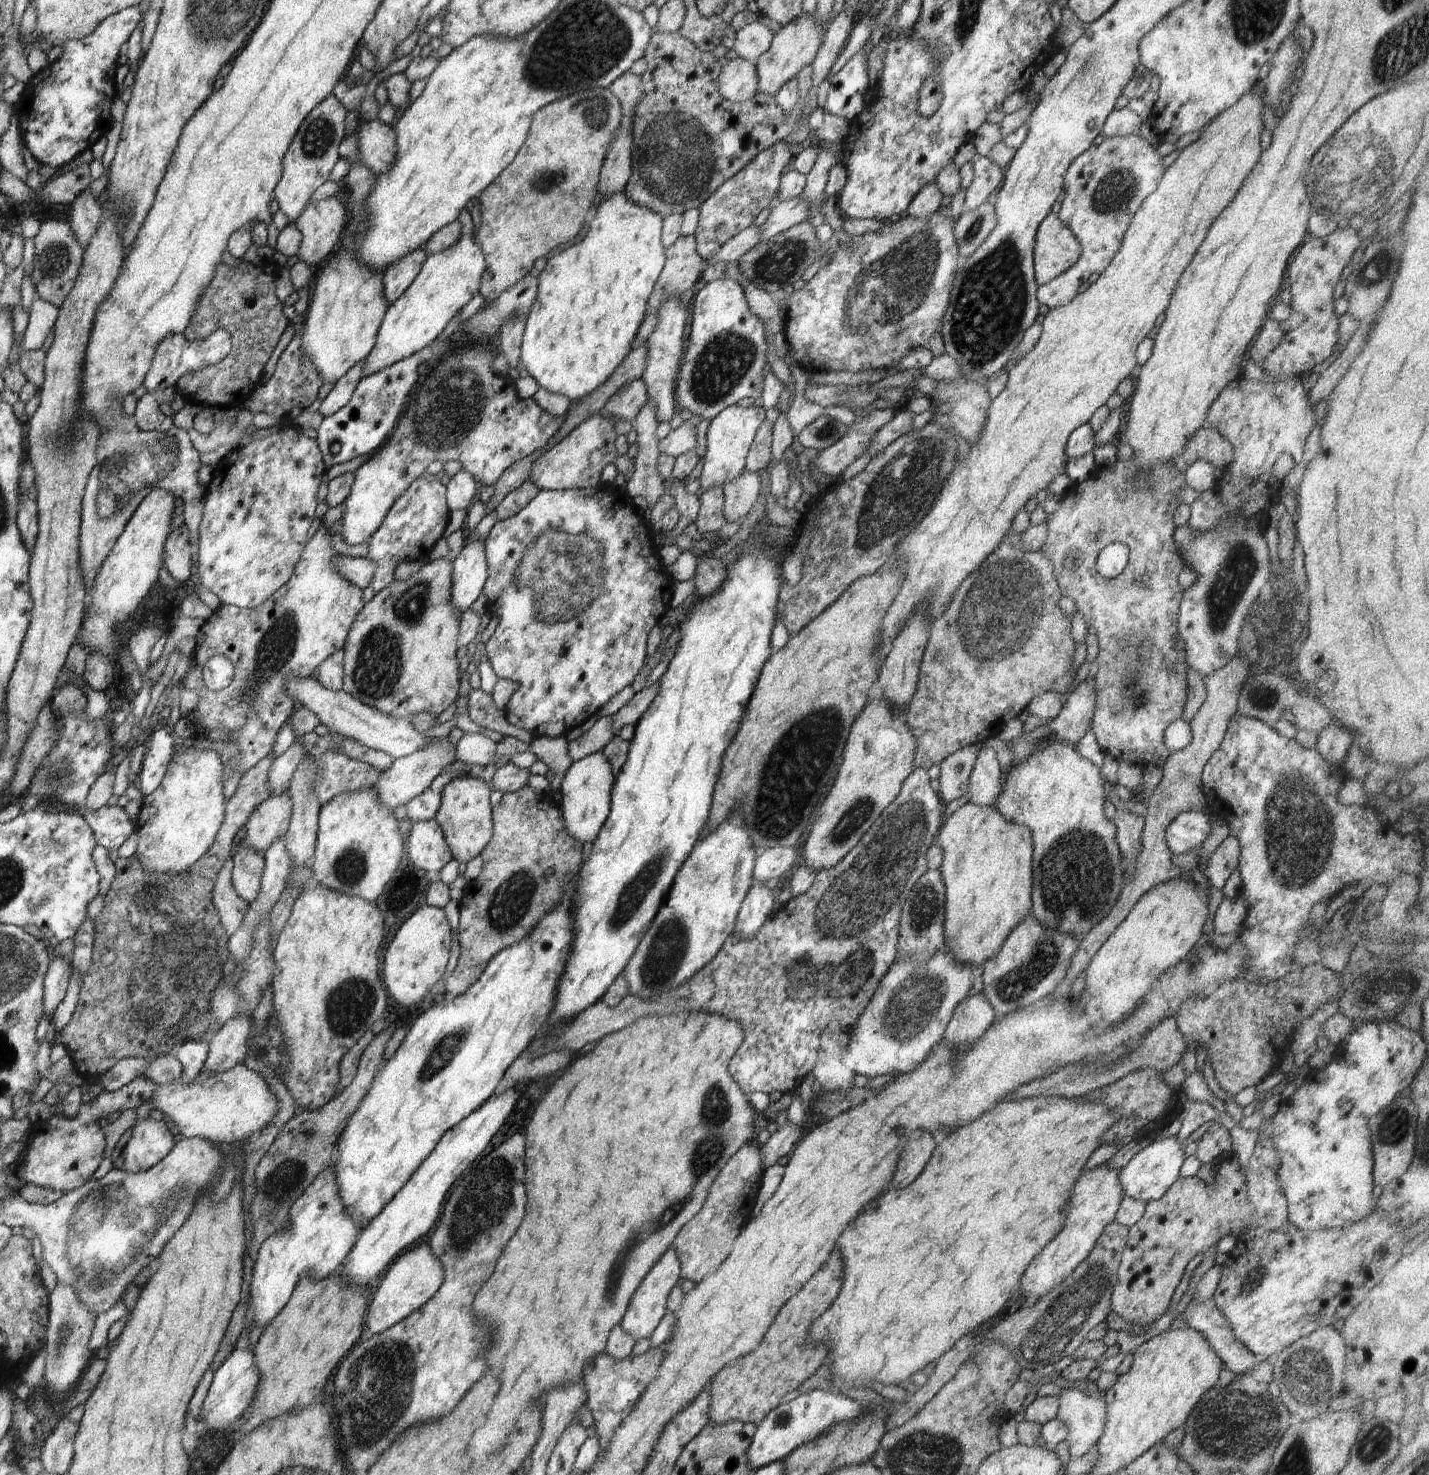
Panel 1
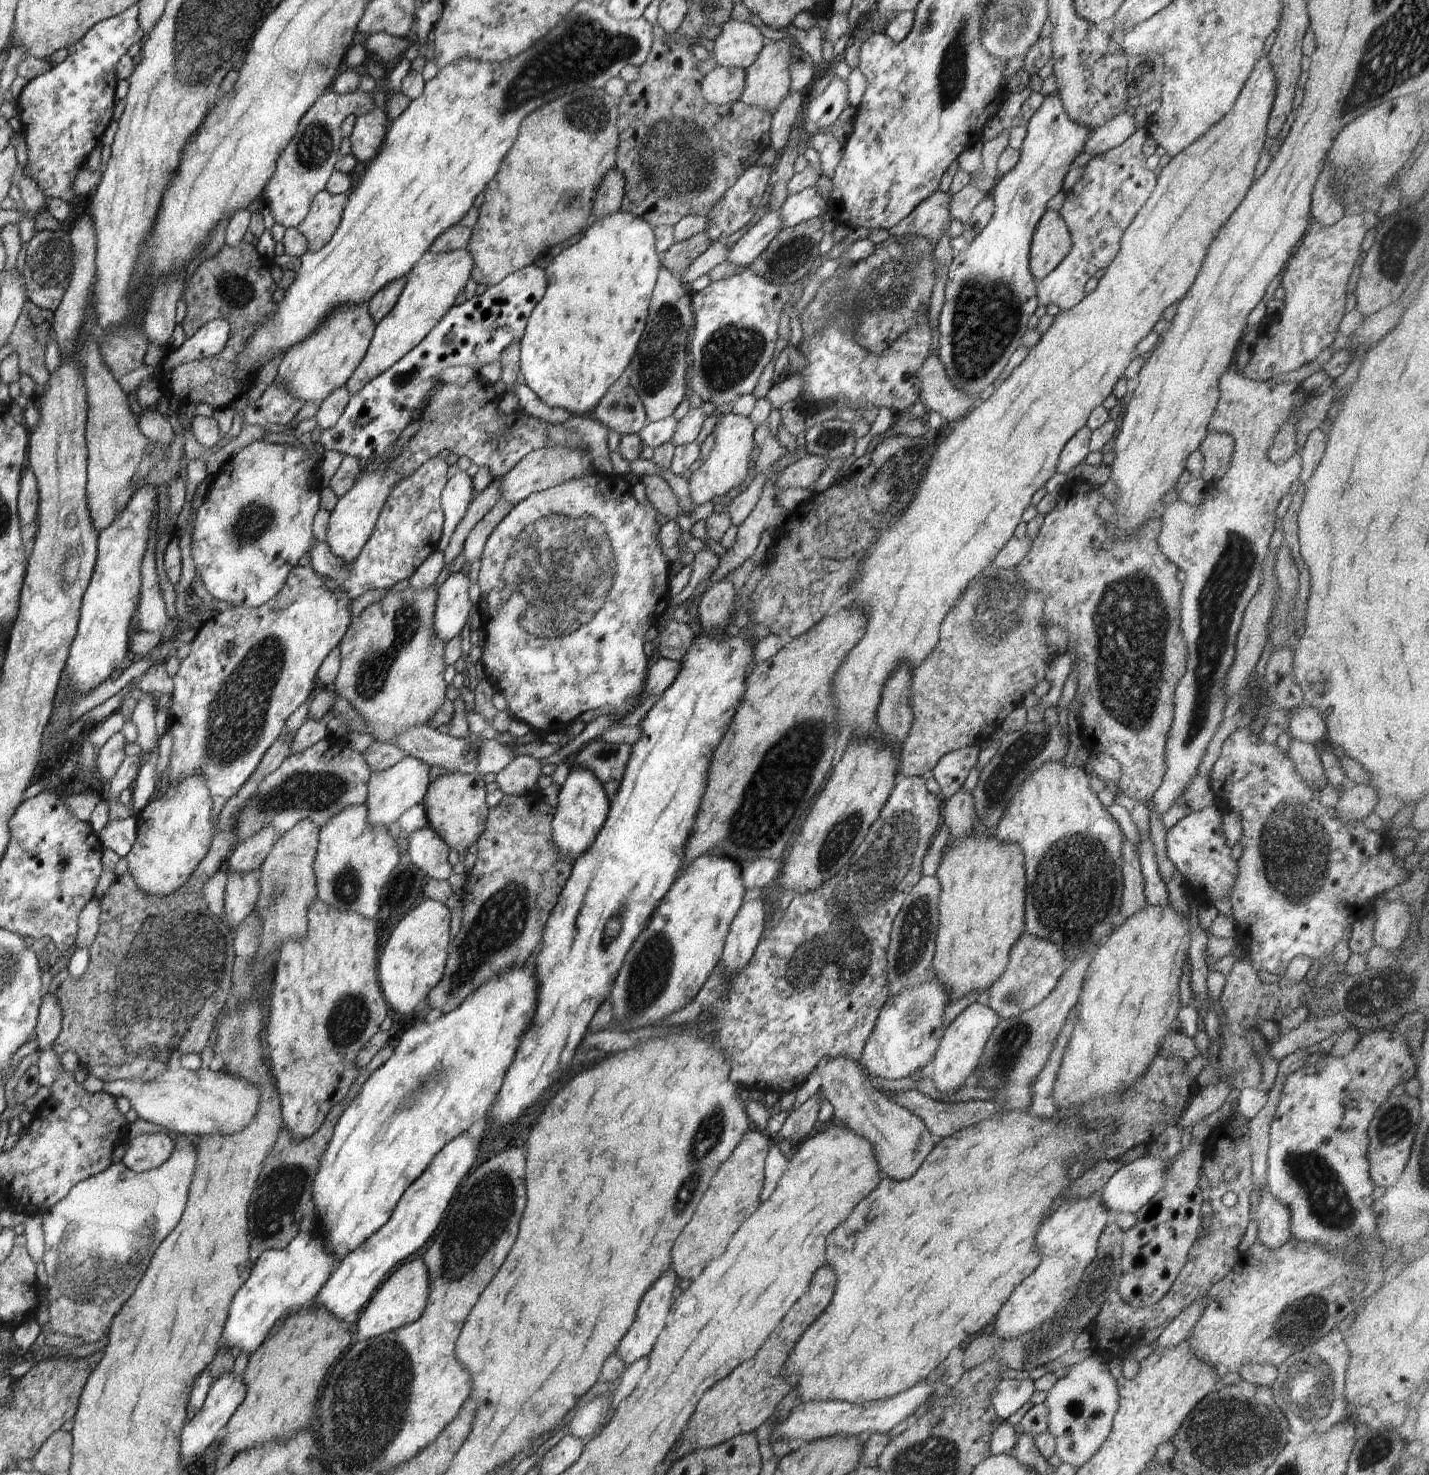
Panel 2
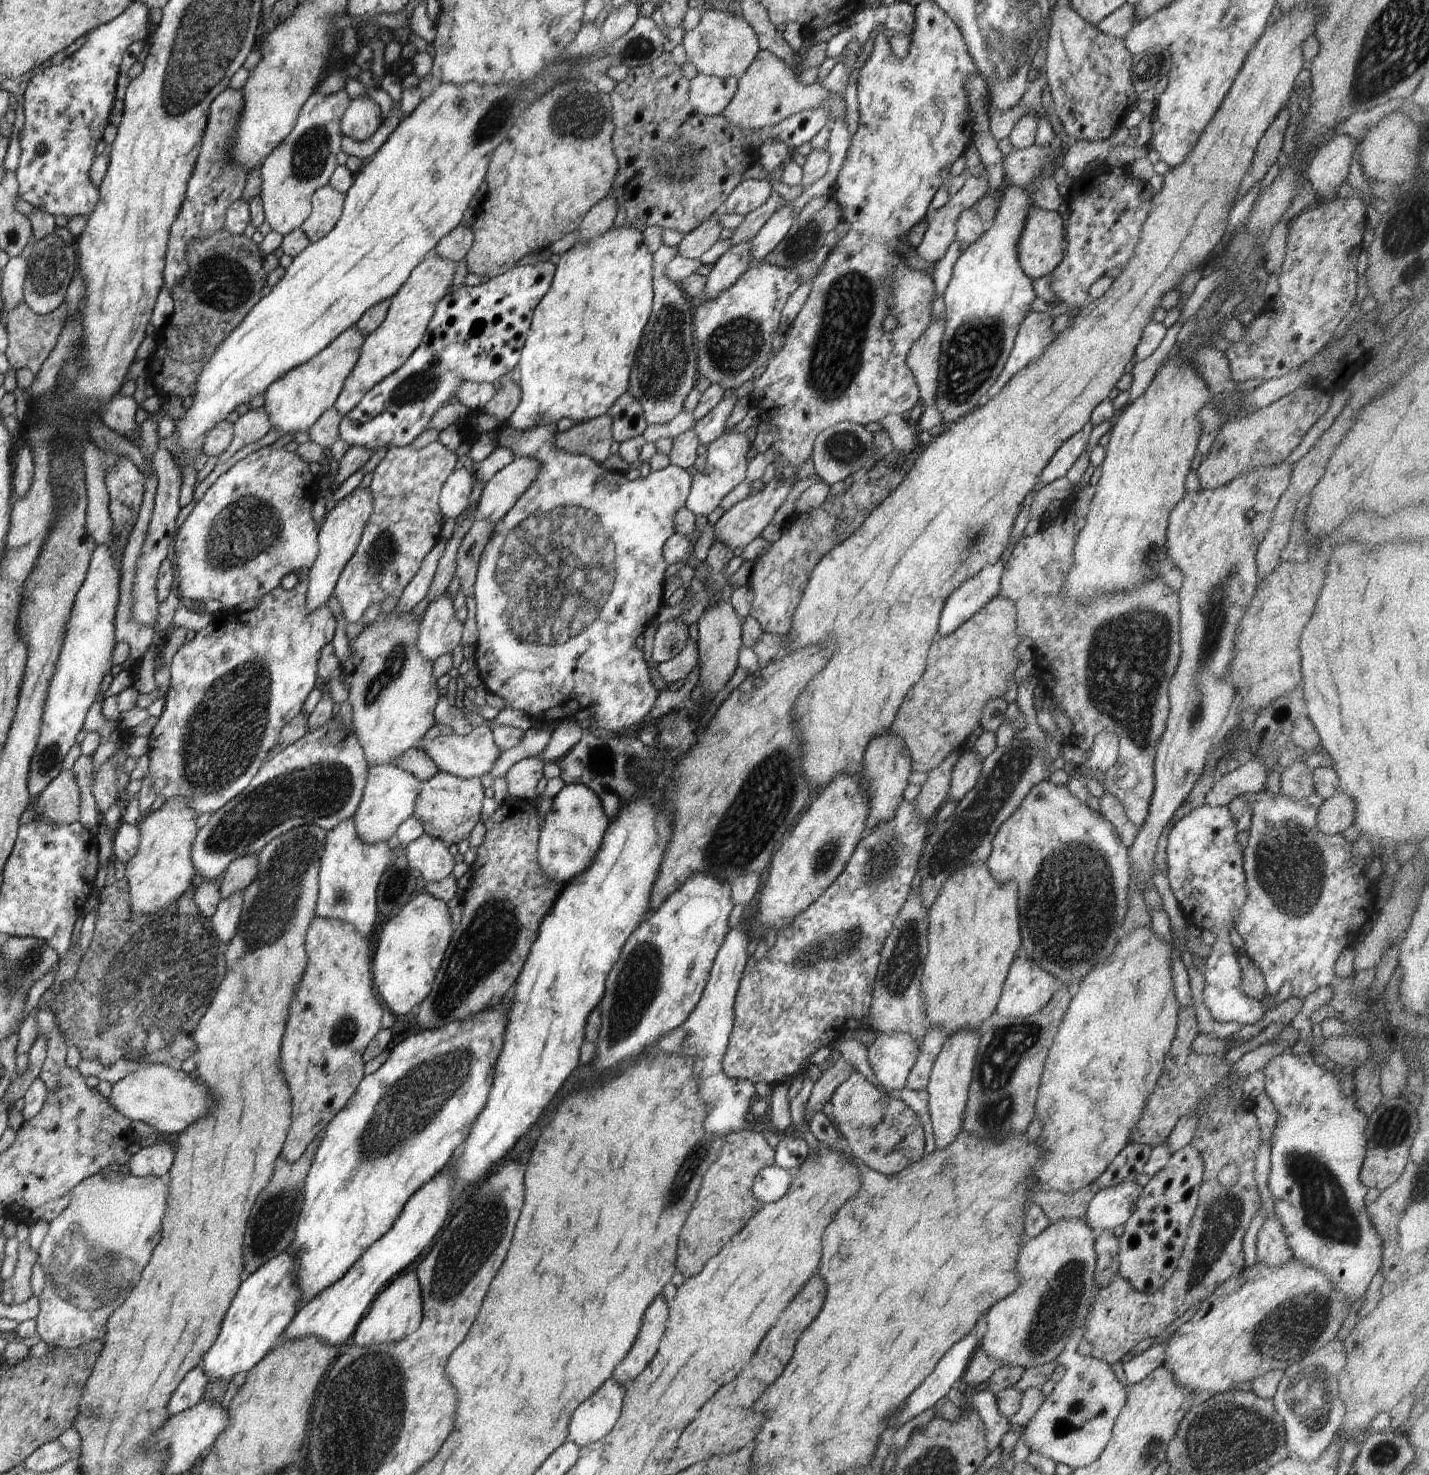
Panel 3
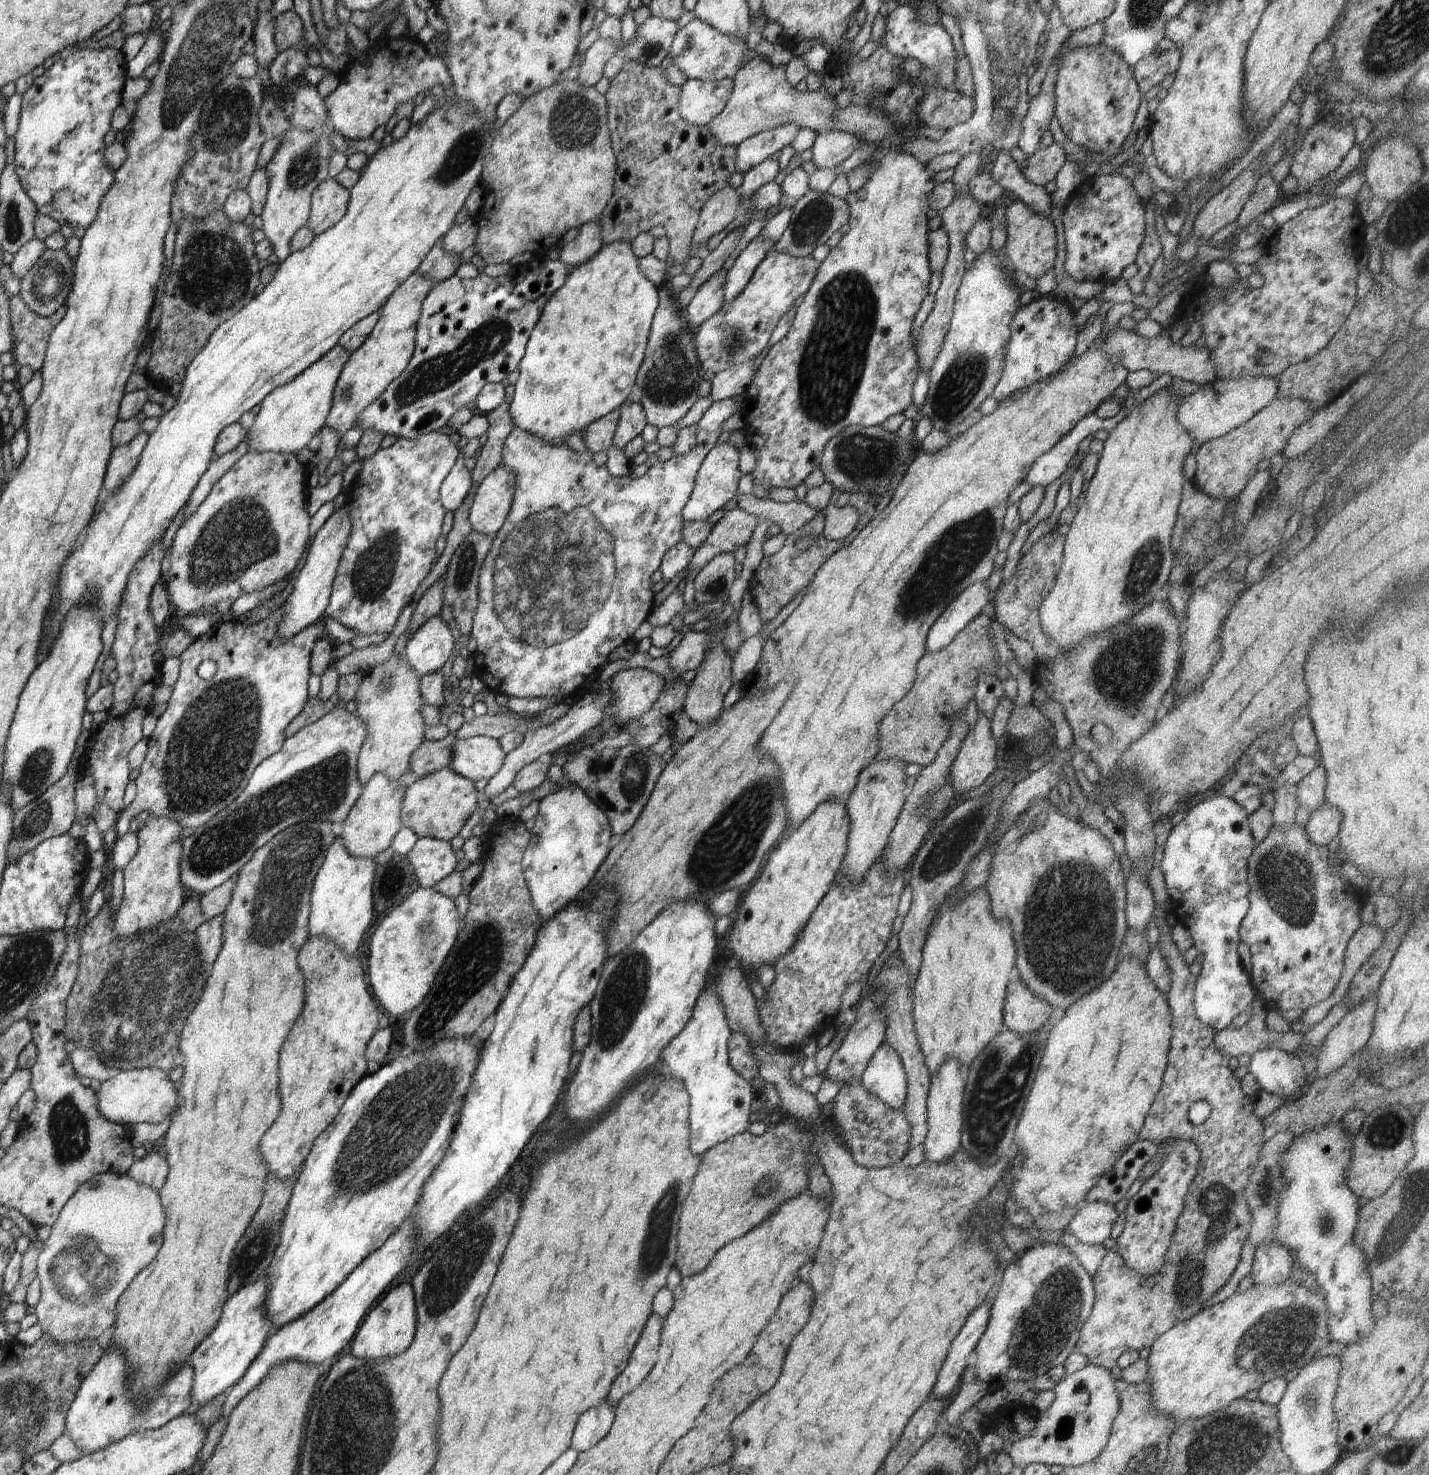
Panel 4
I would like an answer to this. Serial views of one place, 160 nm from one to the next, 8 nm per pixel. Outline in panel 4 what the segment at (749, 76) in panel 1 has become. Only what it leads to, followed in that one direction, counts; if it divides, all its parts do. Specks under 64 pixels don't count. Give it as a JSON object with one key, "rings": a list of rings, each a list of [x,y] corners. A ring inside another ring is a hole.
{"rings":[[[688,79],[681,86],[679,114],[688,124],[706,126],[714,120],[726,106],[730,97],[730,84],[728,82],[708,82]]]}

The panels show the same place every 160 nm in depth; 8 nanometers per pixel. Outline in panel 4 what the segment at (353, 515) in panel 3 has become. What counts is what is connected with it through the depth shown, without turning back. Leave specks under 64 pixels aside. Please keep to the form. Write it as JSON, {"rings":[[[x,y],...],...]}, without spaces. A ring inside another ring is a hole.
{"rings":[[[344,506],[338,508],[326,520],[324,526],[318,530],[318,533],[310,542],[306,562],[304,562],[304,566],[302,566],[302,570],[298,574],[296,582],[294,582],[292,593],[283,604],[284,618],[282,618],[282,622],[280,622],[278,630],[276,630],[280,640],[290,640],[304,628],[323,621],[326,606],[328,606],[332,595],[332,584],[334,578],[336,578],[336,570],[338,569],[342,552],[344,552],[344,548],[348,544],[350,532],[352,532],[350,514],[348,514],[348,510]]]}

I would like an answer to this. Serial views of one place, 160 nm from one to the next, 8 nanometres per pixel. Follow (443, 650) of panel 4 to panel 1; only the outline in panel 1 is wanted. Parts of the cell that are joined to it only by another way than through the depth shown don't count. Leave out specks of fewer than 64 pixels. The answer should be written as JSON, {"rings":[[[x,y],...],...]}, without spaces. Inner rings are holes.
{"rings":[[[471,535],[452,561],[451,603],[462,614],[480,598],[488,578],[485,544]]]}

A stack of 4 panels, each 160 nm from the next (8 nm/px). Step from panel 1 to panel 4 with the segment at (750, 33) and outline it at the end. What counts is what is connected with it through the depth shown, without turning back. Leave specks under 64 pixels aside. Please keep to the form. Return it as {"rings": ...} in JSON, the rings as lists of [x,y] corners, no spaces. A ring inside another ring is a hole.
{"rings":[[[695,19],[680,28],[672,42],[670,53],[672,64],[677,66],[688,79],[708,82],[729,82],[741,68],[742,58],[751,42],[740,40],[742,36],[722,34],[702,20]]]}

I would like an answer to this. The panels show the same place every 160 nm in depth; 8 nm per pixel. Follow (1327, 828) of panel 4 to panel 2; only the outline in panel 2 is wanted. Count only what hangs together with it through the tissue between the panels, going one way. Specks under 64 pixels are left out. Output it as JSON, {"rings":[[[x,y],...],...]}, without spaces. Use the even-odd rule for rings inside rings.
{"rings":[[[1356,783],[1349,790],[1345,790],[1334,810],[1337,817],[1343,821],[1362,821],[1373,813],[1378,804],[1378,795],[1372,785]]]}

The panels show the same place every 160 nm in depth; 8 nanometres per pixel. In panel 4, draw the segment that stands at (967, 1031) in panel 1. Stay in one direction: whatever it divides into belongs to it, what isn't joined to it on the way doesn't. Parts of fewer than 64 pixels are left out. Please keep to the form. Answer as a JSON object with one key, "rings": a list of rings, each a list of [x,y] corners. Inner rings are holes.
{"rings":[[[958,1059],[943,1062],[935,1073],[931,1074],[931,1085],[927,1094],[927,1136],[924,1146],[924,1160],[940,1164],[952,1158],[962,1149],[962,1101],[965,1087],[965,1072]]]}

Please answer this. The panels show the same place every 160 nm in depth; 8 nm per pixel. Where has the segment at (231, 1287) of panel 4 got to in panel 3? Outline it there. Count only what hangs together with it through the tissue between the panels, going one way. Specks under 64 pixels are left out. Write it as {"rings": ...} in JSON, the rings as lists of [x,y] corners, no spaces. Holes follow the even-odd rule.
{"rings":[[[325,1128],[314,1137],[296,1162],[285,1161],[282,1155],[275,1160],[272,1178],[256,1197],[250,1218],[248,1218],[248,1228],[246,1228],[246,1238],[244,1238],[244,1262],[246,1264],[244,1279],[256,1272],[265,1262],[285,1251],[295,1239],[295,1228],[304,1200],[305,1178],[308,1176],[316,1149],[324,1135]]]}

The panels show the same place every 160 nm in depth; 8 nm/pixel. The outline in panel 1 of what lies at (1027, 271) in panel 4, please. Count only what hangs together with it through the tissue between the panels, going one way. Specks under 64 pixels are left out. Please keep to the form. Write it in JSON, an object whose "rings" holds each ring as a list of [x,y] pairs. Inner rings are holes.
{"rings":[[[1050,211],[1040,223],[1035,236],[1033,263],[1039,285],[1049,283],[1078,262],[1082,249],[1057,213]]]}

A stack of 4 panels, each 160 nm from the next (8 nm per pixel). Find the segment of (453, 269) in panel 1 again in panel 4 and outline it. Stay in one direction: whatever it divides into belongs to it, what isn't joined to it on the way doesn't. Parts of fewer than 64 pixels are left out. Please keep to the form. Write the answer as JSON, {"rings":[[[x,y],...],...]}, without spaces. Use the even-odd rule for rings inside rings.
{"rings":[[[412,274],[404,284],[392,292],[378,312],[378,322],[366,341],[350,354],[336,382],[336,388],[332,394],[332,408],[325,423],[338,436],[342,437],[354,428],[364,408],[372,406],[372,402],[408,367],[408,362],[416,348],[416,324],[420,318],[422,302],[434,286],[434,282],[428,276]]]}

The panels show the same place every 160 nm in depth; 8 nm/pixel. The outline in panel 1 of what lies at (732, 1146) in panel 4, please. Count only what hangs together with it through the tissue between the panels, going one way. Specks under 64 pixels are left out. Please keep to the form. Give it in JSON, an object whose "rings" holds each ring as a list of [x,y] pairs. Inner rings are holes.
{"rings":[[[753,1141],[741,1146],[741,1149],[730,1158],[726,1166],[714,1179],[700,1212],[678,1231],[676,1238],[673,1240],[672,1247],[676,1249],[680,1261],[681,1279],[691,1280],[697,1285],[707,1276],[714,1274],[722,1262],[724,1262],[724,1259],[728,1258],[733,1242],[740,1234],[742,1228],[744,1228],[746,1222],[748,1222],[764,1174],[764,1170],[761,1168],[759,1146],[760,1142]]]}

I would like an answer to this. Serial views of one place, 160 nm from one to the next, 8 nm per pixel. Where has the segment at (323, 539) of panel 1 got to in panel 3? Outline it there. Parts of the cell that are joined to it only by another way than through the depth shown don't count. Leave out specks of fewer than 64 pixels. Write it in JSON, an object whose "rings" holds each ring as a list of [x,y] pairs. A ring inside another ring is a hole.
{"rings":[[[300,577],[298,584],[291,590],[286,590],[280,586],[265,594],[258,606],[252,610],[232,614],[218,612],[206,627],[197,632],[192,640],[186,641],[176,652],[170,664],[171,684],[165,696],[165,707],[149,735],[149,770],[145,777],[152,778],[157,795],[164,796],[166,801],[178,795],[186,797],[189,805],[196,811],[197,816],[200,816],[206,814],[206,812],[215,813],[220,810],[220,807],[223,807],[237,794],[240,794],[250,784],[252,778],[256,776],[261,764],[265,762],[268,751],[278,742],[281,730],[302,711],[302,706],[304,706],[308,694],[314,690],[314,686],[316,686],[314,682],[319,676],[317,664],[321,650],[327,644],[331,644],[335,635],[336,619],[328,605],[319,606],[313,611],[307,609],[307,588],[308,581],[306,577]]]}

